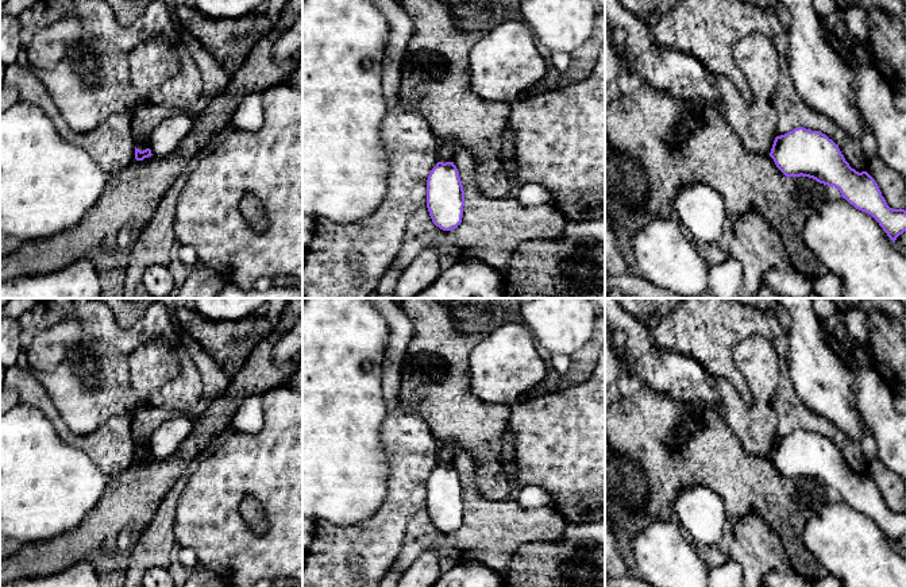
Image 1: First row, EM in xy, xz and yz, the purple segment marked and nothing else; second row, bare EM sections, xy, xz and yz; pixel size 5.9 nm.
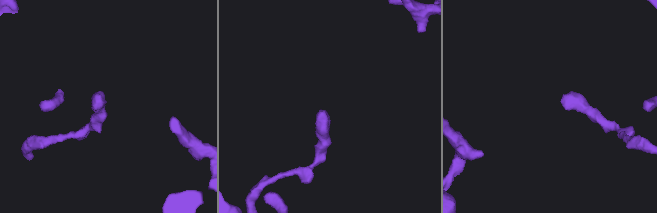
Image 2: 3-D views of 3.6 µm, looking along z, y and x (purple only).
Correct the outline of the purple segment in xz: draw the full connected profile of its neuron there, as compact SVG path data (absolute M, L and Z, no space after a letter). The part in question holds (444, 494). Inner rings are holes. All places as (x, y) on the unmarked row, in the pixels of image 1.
M437 464L427 482L427 510L436 529L452 533L462 525L464 493L454 464Z

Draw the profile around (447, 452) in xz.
M446 441L439 447L437 463L439 464L452 464L456 453L459 452L459 445L451 441Z

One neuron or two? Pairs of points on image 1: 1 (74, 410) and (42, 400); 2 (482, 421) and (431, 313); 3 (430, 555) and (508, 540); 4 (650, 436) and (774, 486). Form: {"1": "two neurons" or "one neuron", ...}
{"1": "two neurons", "2": "one neuron", "3": "two neurons", "4": "one neuron"}

